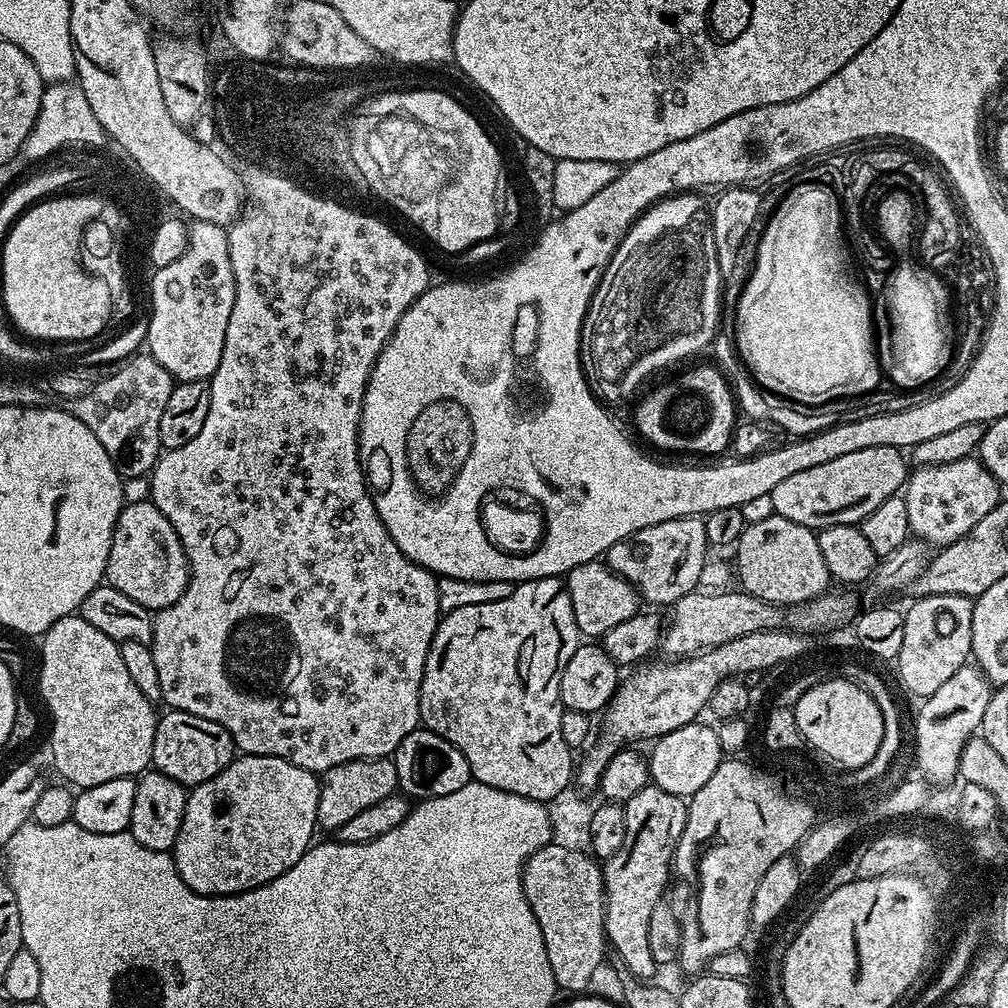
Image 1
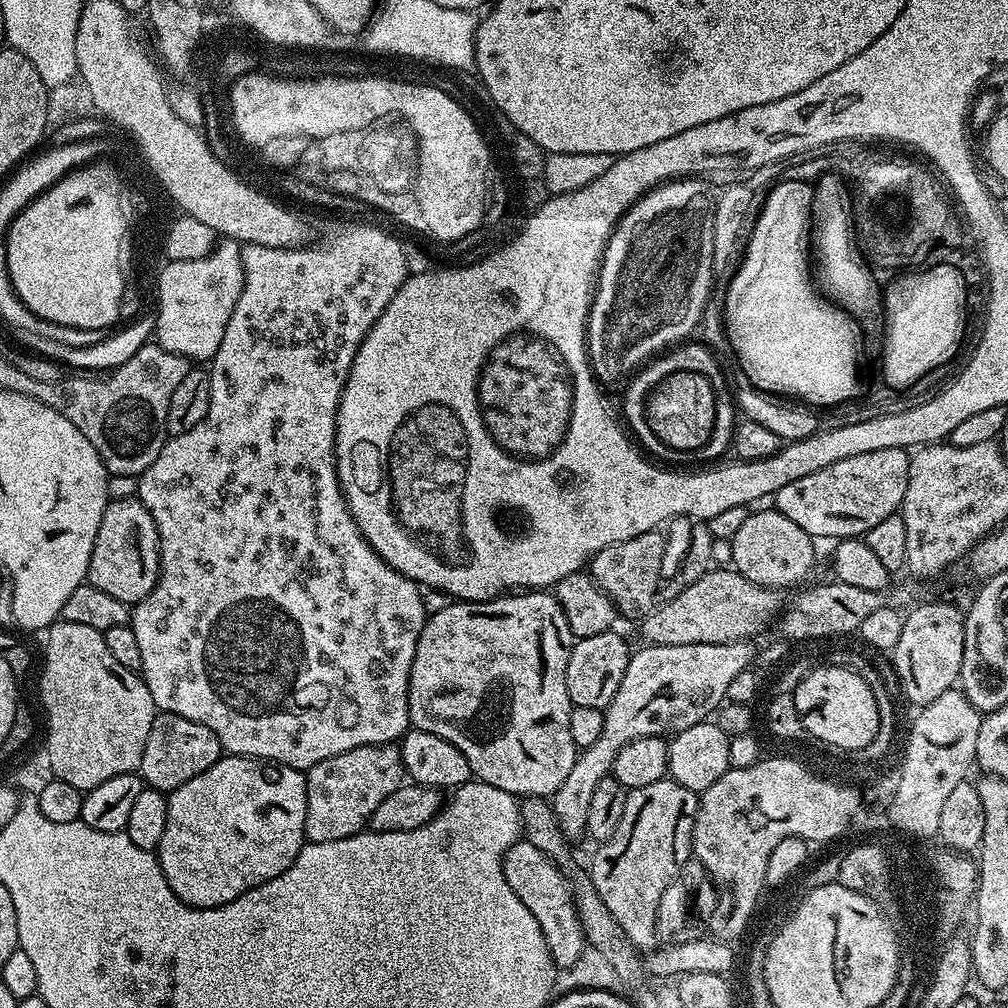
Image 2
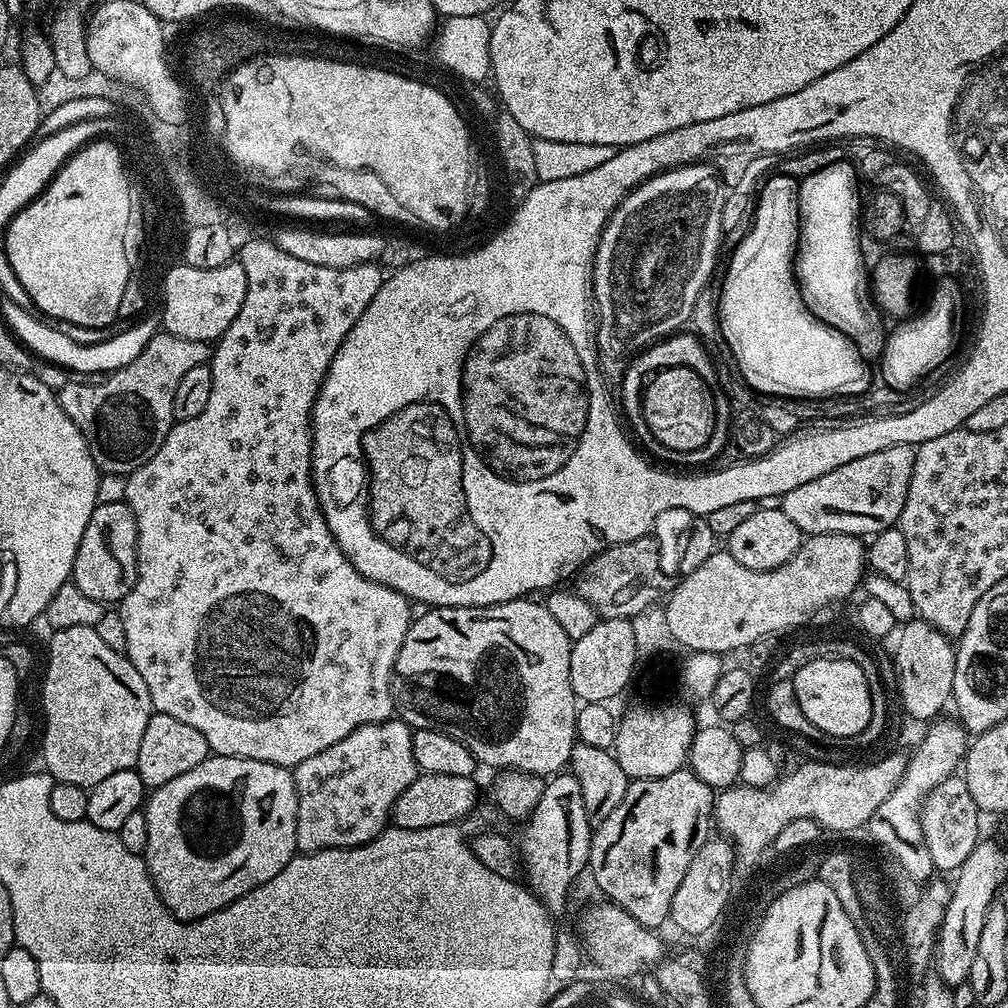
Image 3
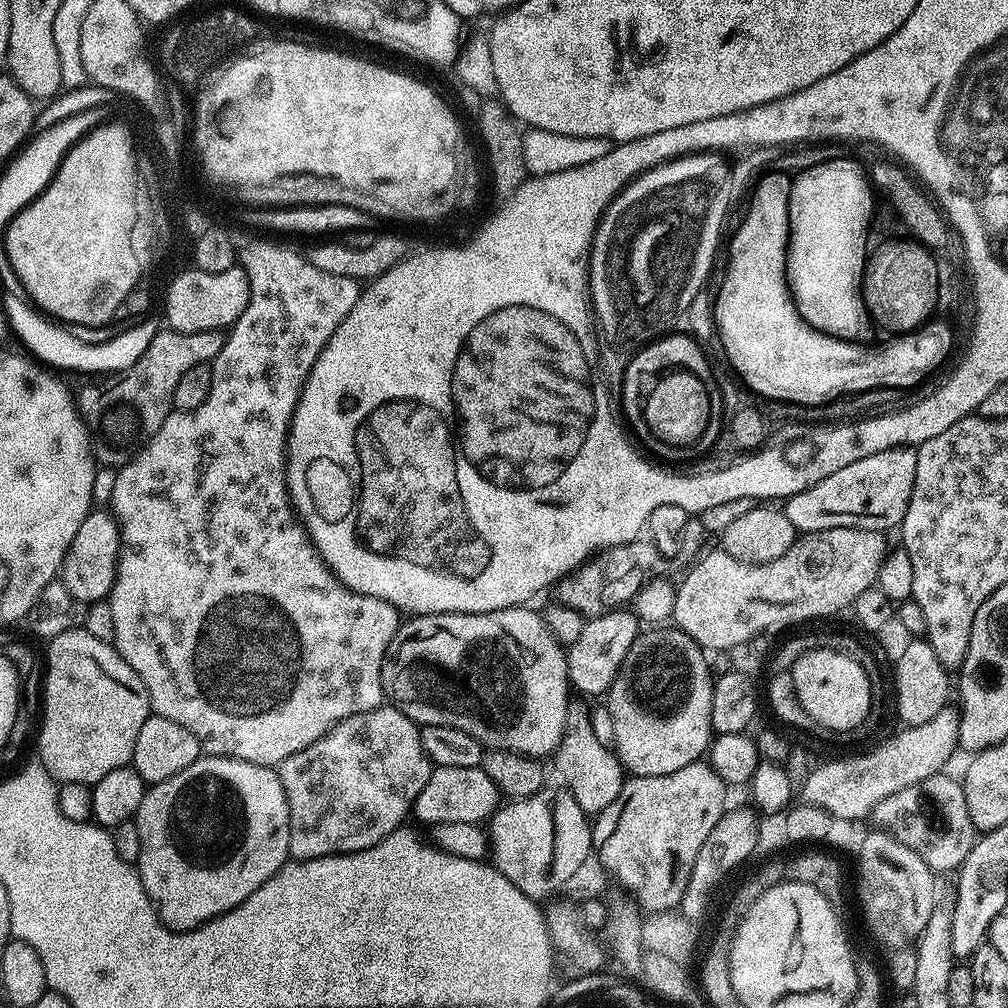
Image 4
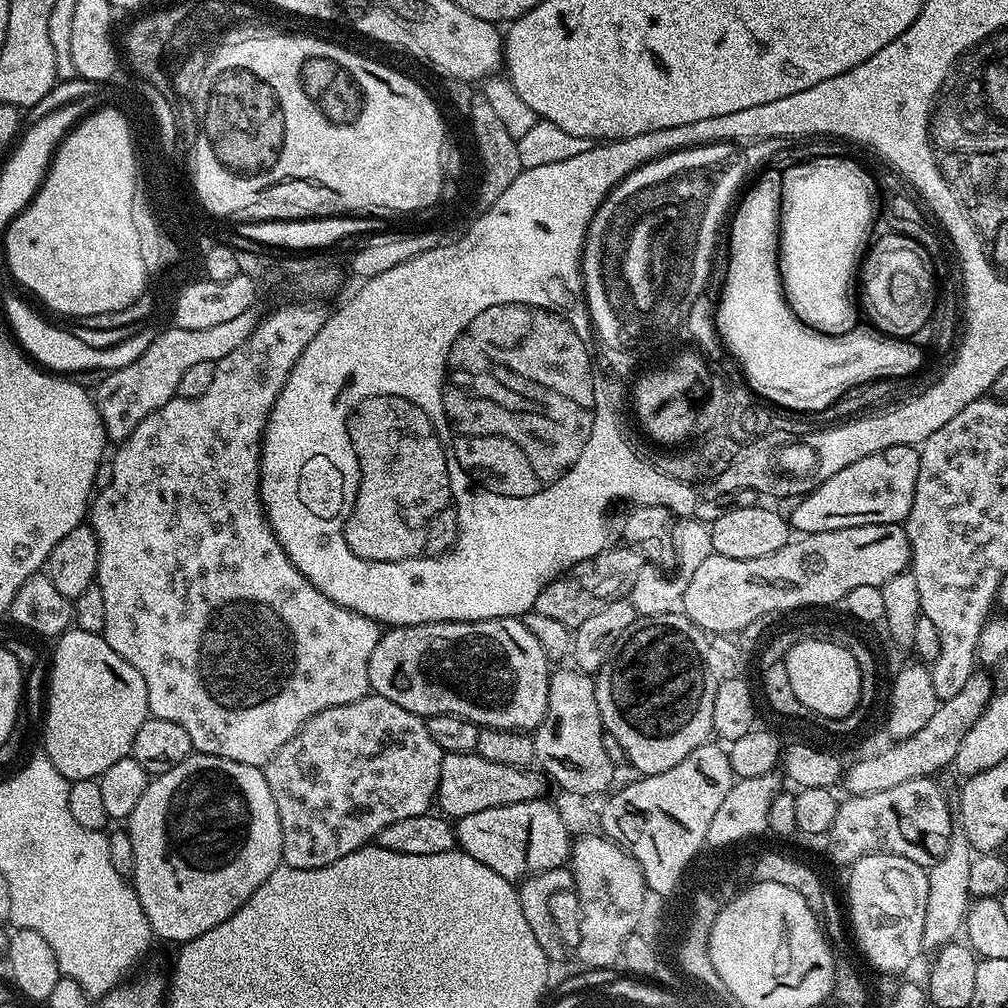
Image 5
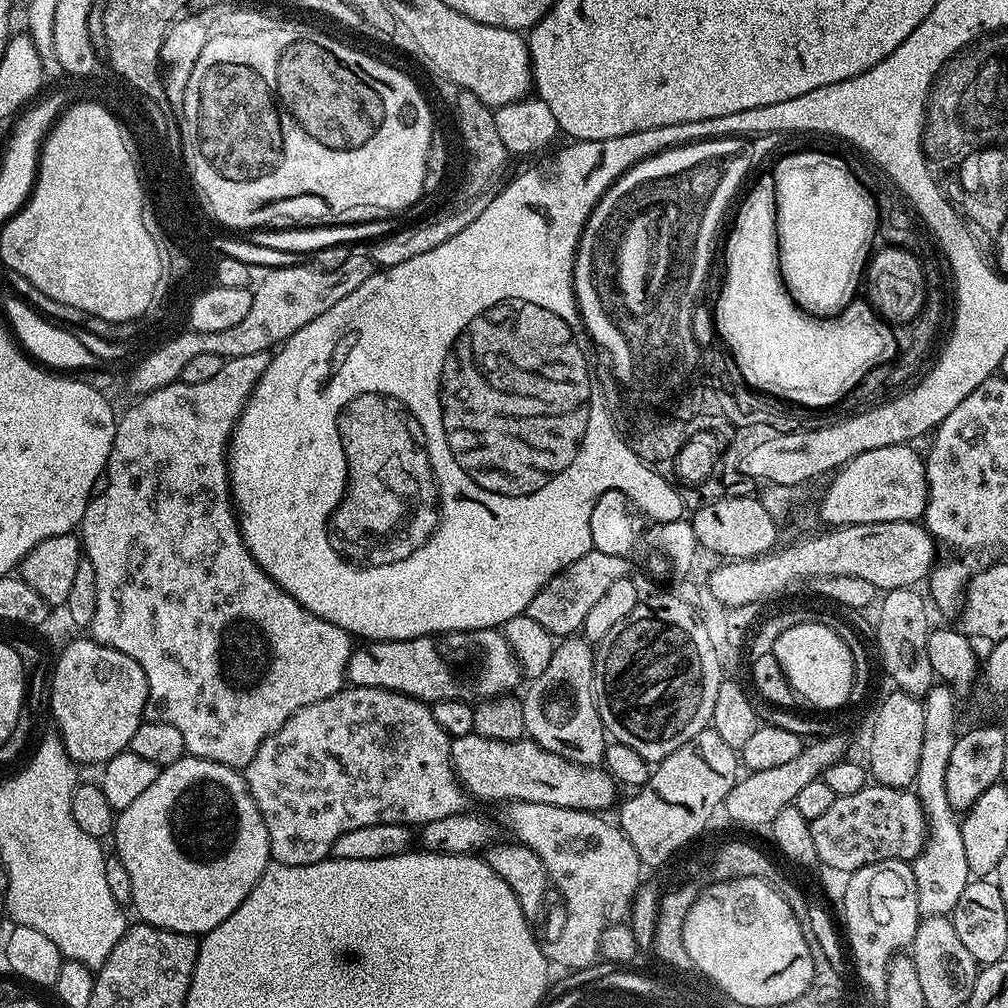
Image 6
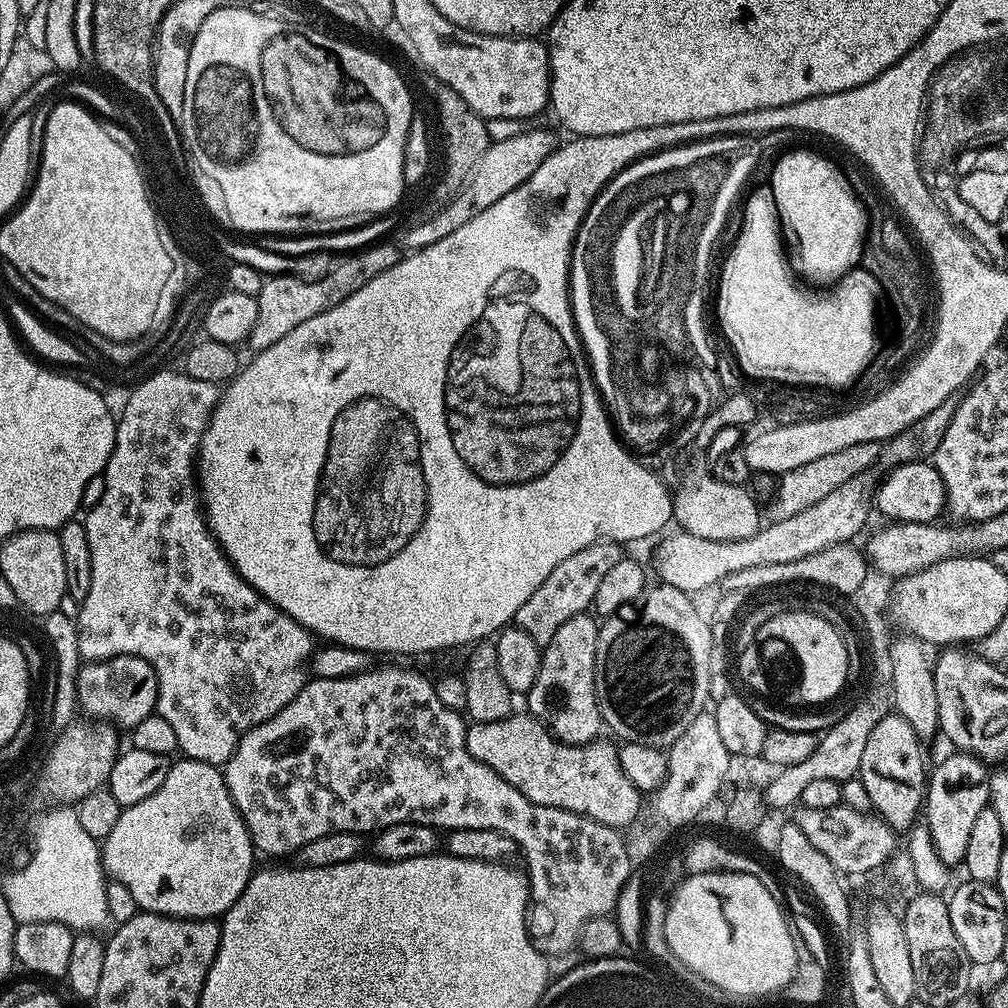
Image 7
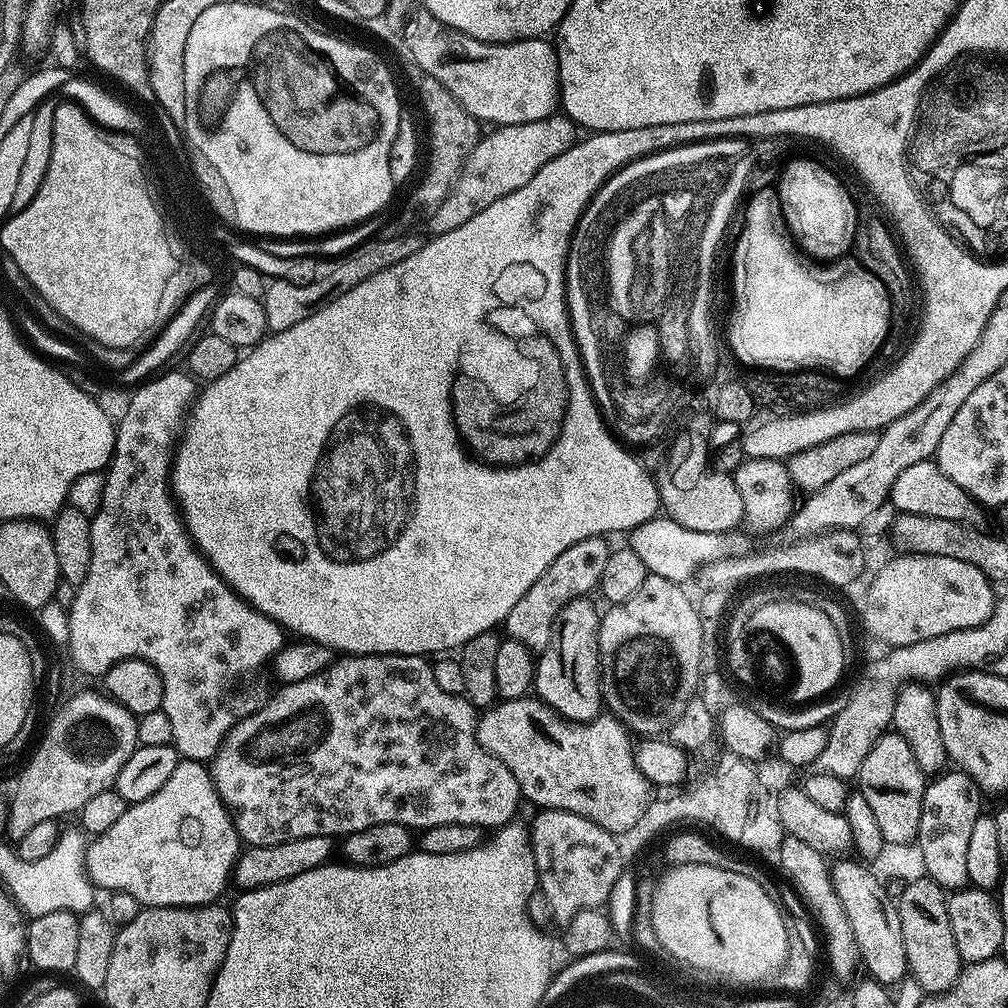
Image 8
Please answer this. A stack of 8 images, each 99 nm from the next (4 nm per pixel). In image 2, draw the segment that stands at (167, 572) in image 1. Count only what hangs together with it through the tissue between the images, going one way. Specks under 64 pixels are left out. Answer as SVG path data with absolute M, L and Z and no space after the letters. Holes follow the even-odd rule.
M139 498L109 499L102 514L102 526L98 526L98 538L94 538L87 583L110 594L110 598L118 598L118 602L134 606L154 590L159 576L160 539L150 510Z

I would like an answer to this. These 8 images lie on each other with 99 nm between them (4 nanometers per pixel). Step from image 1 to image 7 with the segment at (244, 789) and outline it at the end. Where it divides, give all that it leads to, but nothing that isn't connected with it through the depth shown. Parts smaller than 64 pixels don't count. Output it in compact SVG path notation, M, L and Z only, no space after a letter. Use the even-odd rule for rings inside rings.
M180 758L177 764L175 761L169 767L166 782L162 782L162 786L158 786L158 790L154 790L150 798L142 798L142 802L123 809L117 824L114 825L114 830L110 830L110 834L102 842L102 863L105 873L111 879L130 886L130 894L134 894L134 902L138 902L140 909L145 912L157 912L163 916L176 916L180 920L210 920L223 917L224 913L230 910L230 906L234 906L234 902L238 902L238 898L246 890L248 879L254 871L252 863L256 859L258 859L258 853L252 847L252 835L248 833L246 822L238 806L234 804L234 798L230 796L223 771L217 765L187 758Z

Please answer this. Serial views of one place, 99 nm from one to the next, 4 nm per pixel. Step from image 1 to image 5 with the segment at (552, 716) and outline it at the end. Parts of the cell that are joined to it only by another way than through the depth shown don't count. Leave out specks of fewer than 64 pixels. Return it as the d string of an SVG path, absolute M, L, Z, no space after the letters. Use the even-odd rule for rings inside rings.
M503 616L497 620L451 620L450 622L434 622L433 624L401 624L392 626L381 635L378 646L374 646L374 654L370 654L368 667L368 687L373 693L382 698L390 698L402 710L410 710L415 716L457 716L469 720L471 724L483 728L497 728L498 731L531 733L544 720L548 709L548 678L550 675L550 661L542 650L538 638L526 630L523 619L515 616Z

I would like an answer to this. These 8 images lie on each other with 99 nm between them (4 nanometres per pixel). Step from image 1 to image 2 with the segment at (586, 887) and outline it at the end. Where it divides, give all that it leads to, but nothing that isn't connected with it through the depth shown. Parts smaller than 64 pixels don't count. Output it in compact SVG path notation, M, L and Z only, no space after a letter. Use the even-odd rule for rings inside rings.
M521 838L504 852L502 870L506 874L506 882L518 898L522 898L522 906L538 918L538 926L542 926L542 934L546 938L546 946L552 955L557 969L567 969L579 962L579 956L585 950L585 936L582 922L579 921L578 910L572 897L568 880L559 872L558 866L551 858Z

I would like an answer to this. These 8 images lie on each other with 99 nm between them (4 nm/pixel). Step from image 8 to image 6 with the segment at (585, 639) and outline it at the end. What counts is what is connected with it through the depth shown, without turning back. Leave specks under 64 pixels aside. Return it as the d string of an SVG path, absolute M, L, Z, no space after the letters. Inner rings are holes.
M564 638L559 641L550 654L550 663L542 674L538 674L531 681L528 693L522 696L522 718L525 720L524 731L527 739L533 740L550 754L558 754L566 758L571 764L587 764L596 766L604 759L606 733L604 723L598 714L596 700L592 696L594 682L594 648L583 638Z

